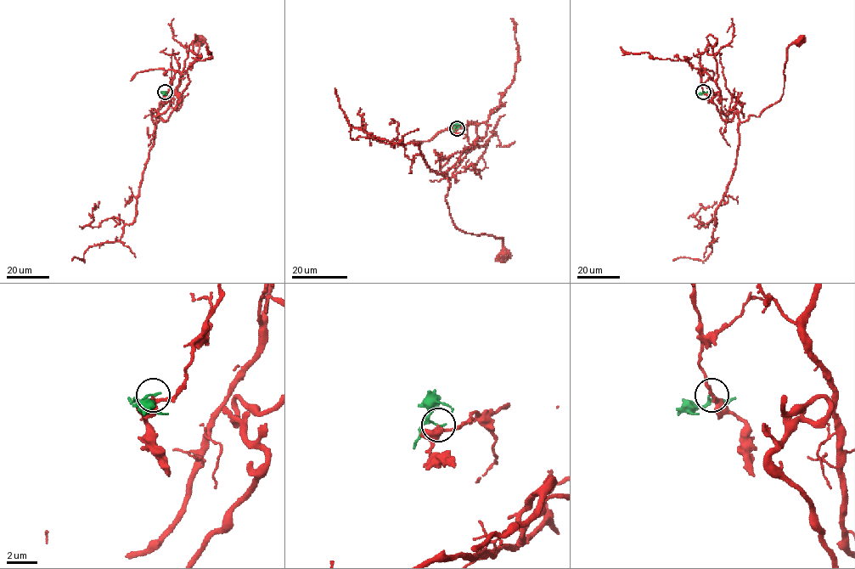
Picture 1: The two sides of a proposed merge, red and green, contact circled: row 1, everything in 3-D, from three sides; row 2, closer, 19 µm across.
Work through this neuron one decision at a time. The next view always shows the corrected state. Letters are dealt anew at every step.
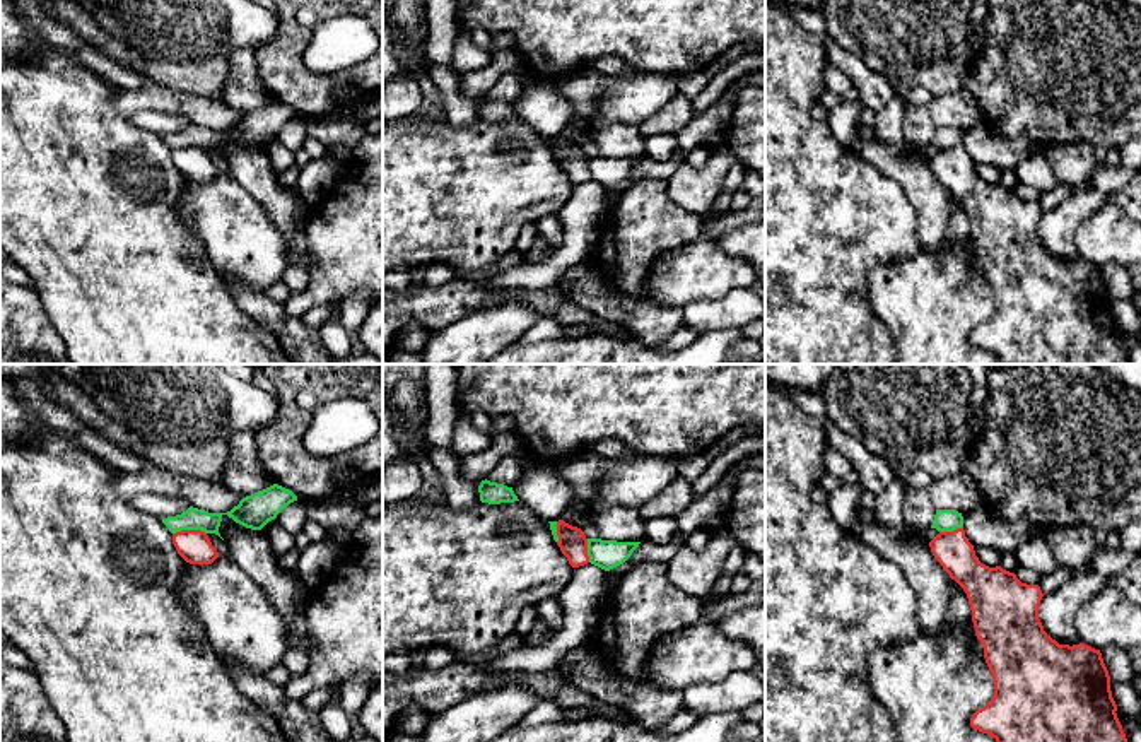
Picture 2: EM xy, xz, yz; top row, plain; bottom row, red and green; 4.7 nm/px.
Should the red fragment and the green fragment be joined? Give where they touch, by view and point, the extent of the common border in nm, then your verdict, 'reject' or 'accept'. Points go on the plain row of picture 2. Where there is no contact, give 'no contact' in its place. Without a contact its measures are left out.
xy (188, 147) | 160 nm | reject

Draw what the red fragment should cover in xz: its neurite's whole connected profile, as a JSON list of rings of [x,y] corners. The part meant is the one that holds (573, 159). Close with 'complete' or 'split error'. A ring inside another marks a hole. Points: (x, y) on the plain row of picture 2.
[[[559,137],[557,152],[557,162],[560,164],[562,171],[567,174],[572,185],[579,185],[589,180],[588,156],[581,145],[572,144],[564,137]]]; complete

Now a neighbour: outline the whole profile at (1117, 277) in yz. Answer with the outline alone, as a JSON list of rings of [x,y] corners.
[[[1121,263],[1100,267],[1103,280],[1112,297],[1132,299],[1134,286],[1131,268]]]

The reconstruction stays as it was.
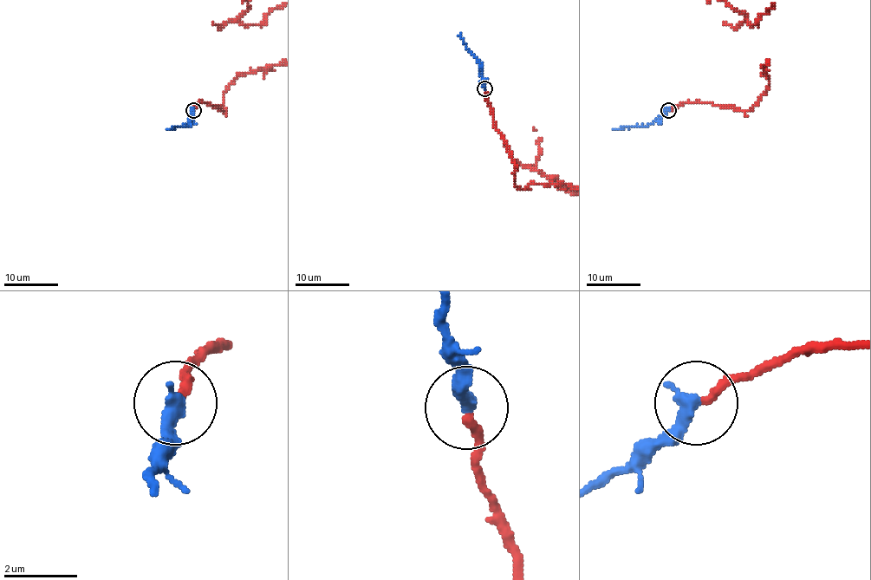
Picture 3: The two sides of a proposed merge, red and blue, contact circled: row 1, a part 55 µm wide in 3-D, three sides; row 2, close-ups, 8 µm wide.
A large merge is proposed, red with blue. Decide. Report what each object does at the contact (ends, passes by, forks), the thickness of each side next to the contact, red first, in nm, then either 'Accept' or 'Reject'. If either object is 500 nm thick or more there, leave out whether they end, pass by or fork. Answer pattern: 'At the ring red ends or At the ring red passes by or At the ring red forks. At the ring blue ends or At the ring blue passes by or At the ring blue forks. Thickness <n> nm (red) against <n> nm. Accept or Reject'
At the ring red ends. At the ring blue ends. Thickness 240 nm (red) against 420 nm. Accept

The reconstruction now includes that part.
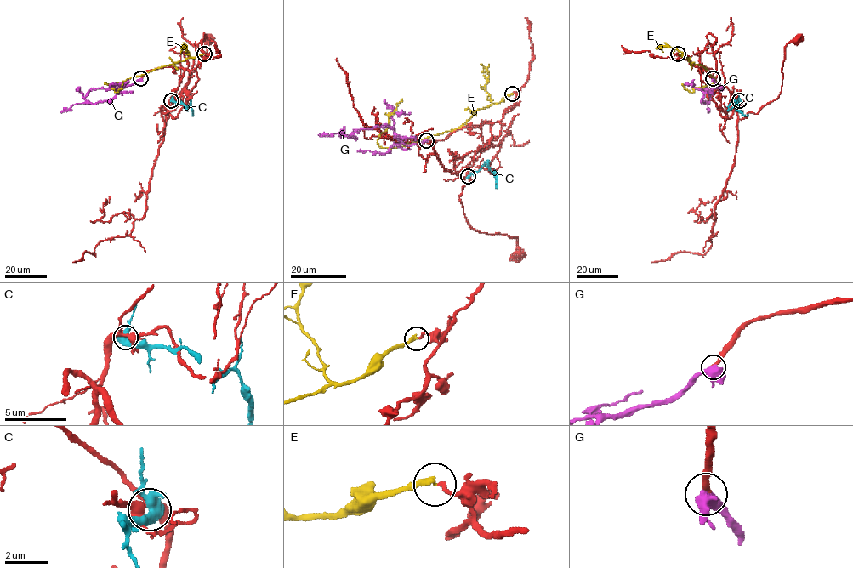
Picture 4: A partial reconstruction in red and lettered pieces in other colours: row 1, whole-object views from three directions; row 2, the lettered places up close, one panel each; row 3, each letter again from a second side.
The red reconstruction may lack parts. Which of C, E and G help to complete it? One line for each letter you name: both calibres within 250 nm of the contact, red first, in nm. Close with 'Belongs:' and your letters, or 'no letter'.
G: calibres 280 and 480 nm
Belongs: G

